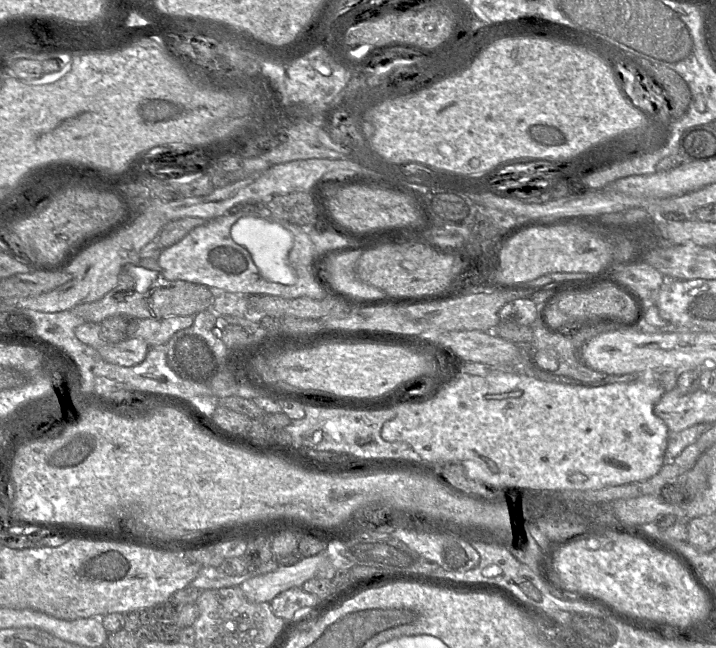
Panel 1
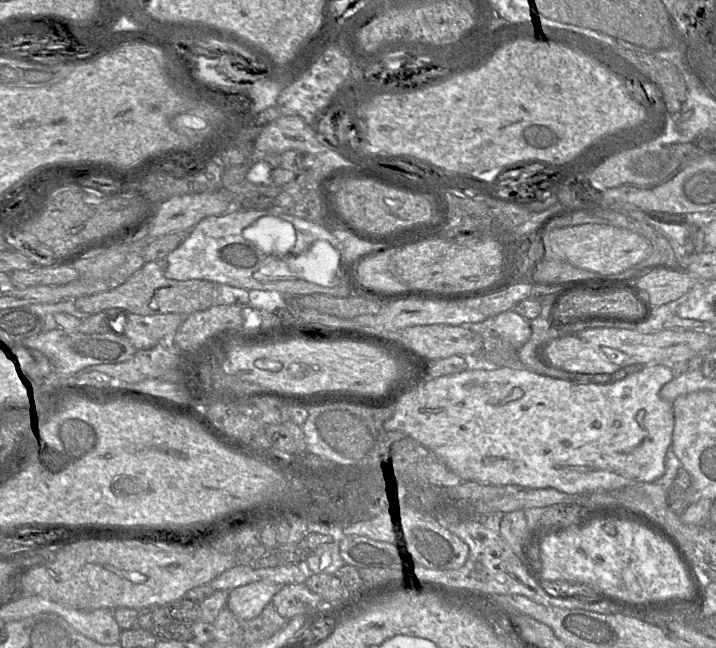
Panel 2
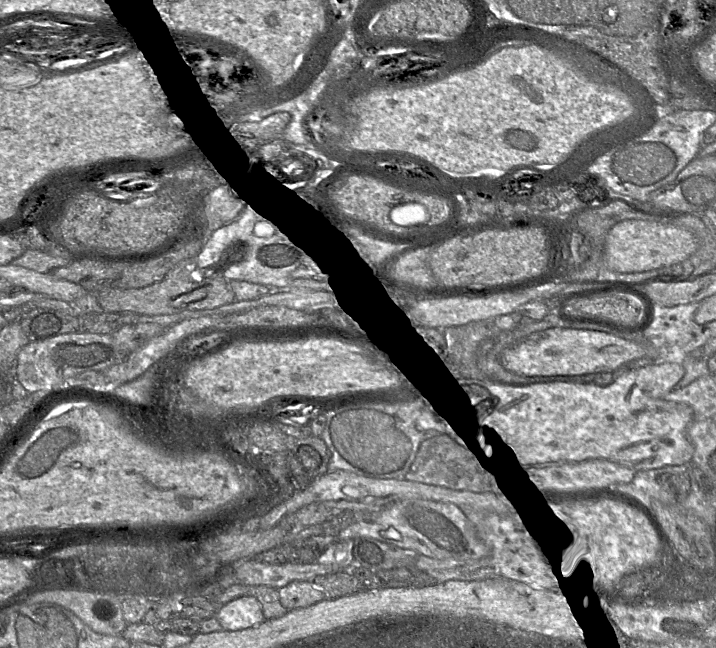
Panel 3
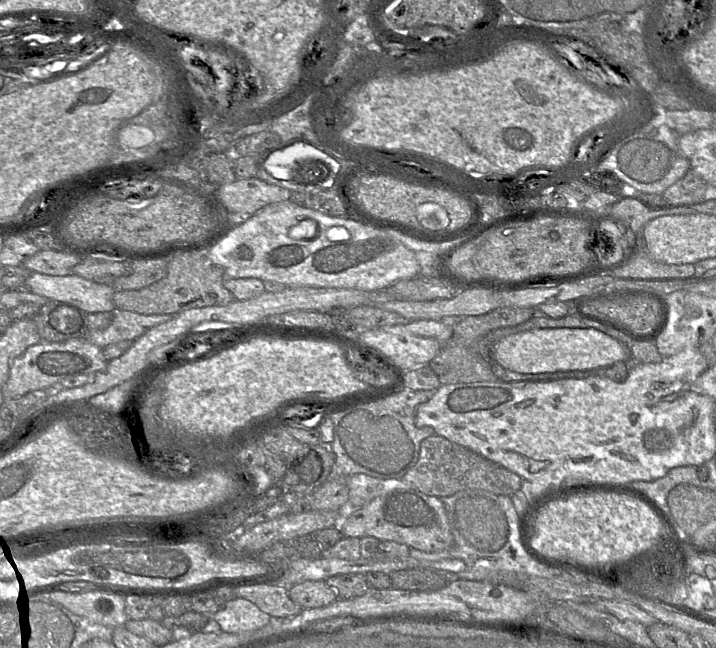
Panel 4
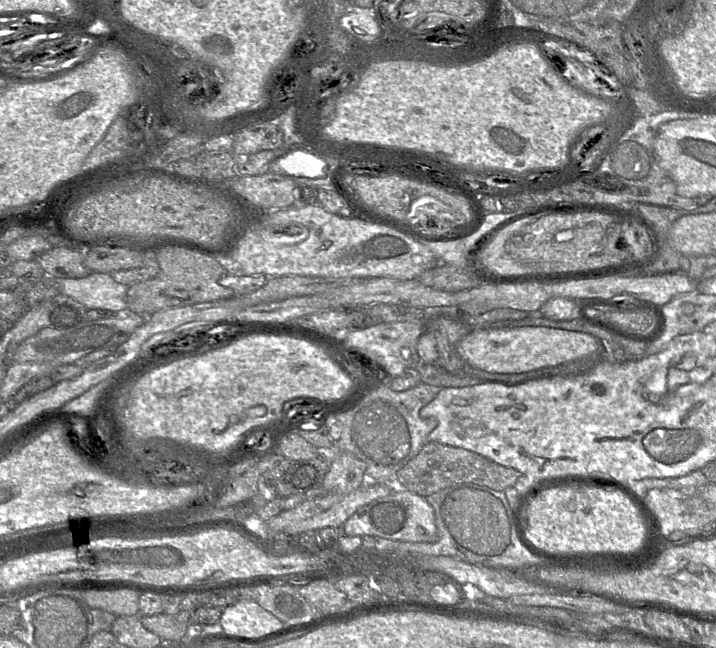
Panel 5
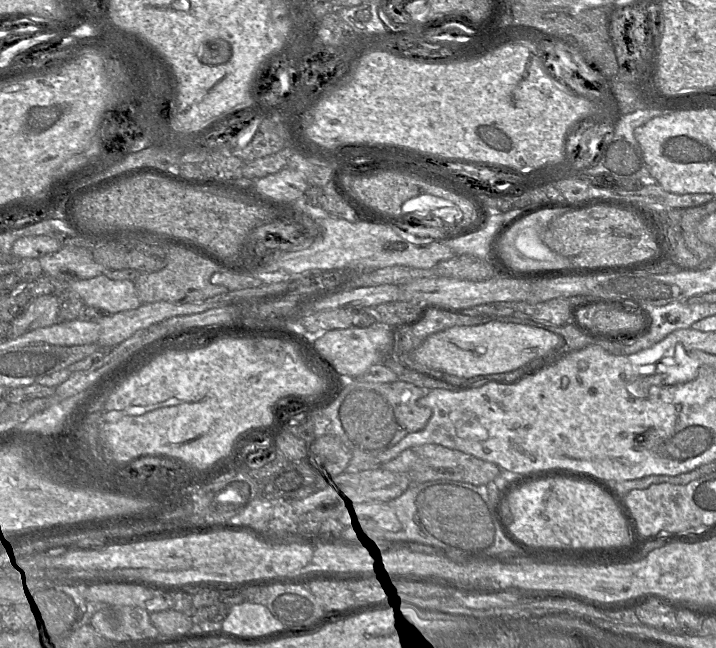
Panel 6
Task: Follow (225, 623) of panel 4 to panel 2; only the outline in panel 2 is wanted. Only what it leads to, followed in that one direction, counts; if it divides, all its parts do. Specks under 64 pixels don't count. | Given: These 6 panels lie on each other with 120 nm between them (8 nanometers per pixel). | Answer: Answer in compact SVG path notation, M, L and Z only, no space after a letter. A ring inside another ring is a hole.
M253 582L237 587L229 592L226 607L240 619L254 619L284 586Z

